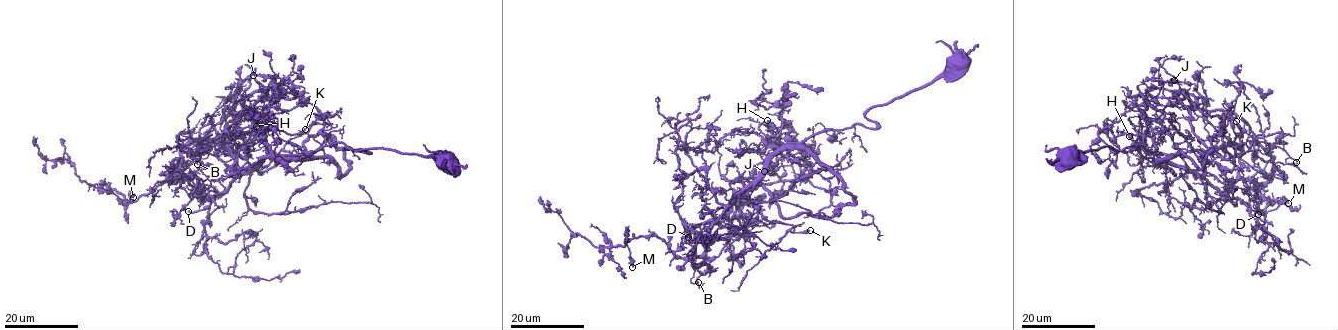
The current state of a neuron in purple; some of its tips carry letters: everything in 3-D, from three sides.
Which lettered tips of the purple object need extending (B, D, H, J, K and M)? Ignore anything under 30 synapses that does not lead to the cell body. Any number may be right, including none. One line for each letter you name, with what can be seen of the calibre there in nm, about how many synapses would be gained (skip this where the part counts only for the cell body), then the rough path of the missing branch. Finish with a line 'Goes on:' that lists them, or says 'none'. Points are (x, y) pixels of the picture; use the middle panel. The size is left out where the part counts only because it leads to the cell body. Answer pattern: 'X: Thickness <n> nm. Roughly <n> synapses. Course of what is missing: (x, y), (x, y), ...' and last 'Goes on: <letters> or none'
J: Thickness 240 nm. Roughly 30 synapses. Course of what is missing: (764, 171), (750, 166), (743, 160), (744, 155), (739, 154)
Goes on: J

